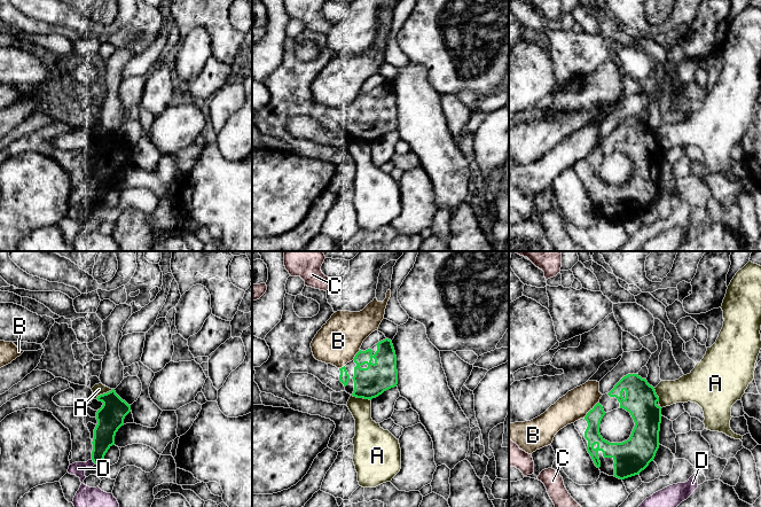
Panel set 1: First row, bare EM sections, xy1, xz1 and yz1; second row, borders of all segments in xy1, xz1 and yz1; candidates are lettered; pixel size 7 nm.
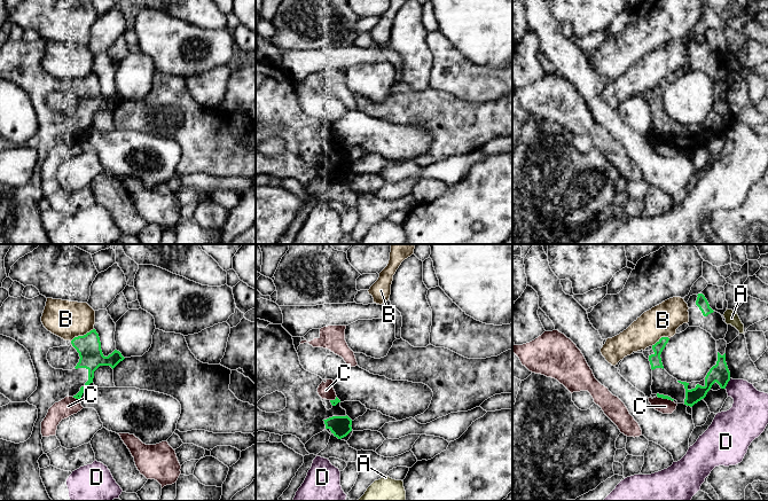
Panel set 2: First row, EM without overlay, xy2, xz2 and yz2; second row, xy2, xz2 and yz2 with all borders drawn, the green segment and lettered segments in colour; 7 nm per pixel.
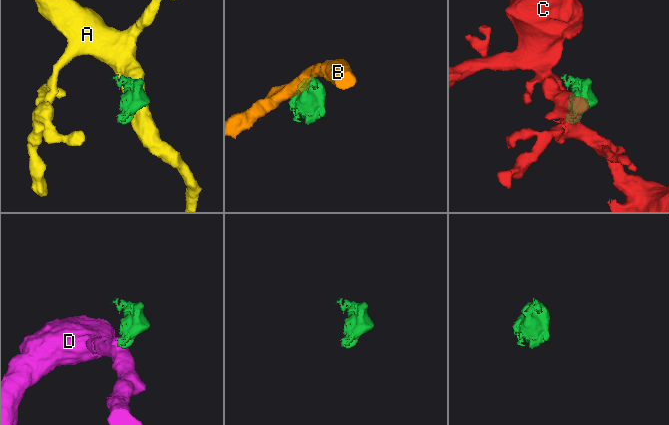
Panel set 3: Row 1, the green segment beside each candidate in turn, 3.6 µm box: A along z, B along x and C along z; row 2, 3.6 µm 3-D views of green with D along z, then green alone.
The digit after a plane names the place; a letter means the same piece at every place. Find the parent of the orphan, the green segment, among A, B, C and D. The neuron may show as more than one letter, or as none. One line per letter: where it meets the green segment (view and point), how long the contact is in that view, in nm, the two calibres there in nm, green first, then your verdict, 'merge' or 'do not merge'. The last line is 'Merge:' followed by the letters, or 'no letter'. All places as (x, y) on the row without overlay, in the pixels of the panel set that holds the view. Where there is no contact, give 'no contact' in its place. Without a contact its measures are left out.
A: contact xz1 (361, 140); length 140 nm; calibres 220 and 180 nm; do not merge
B: contact xy2 (81, 79); length 190 nm; calibres 170 and 260 nm; do not merge
C: contact xy2 (76, 141); length 50 nm; calibres 70 and 130 nm; do not merge
D: contact yz2 (727, 126); length 80 nm; calibres 130 and 260 nm; do not merge
Merge: no letter

